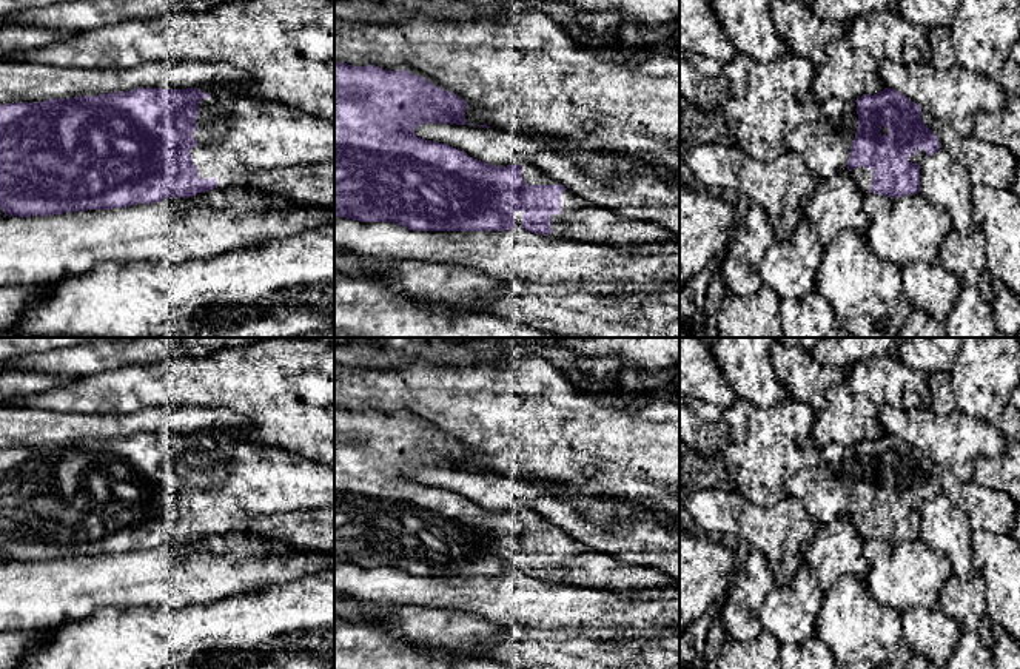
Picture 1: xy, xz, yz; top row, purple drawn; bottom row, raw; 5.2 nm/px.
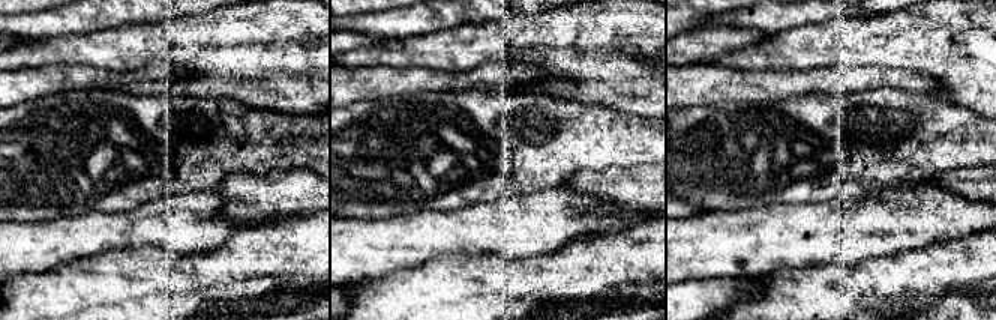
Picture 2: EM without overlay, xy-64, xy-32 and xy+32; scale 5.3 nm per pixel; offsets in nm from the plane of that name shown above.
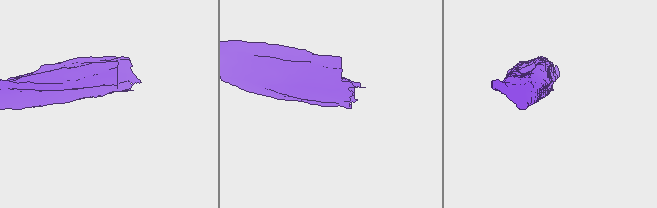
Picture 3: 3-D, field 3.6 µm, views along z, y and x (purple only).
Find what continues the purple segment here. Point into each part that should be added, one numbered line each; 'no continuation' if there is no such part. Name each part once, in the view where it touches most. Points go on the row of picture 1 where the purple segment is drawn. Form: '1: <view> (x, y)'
1: xy (238, 134)

